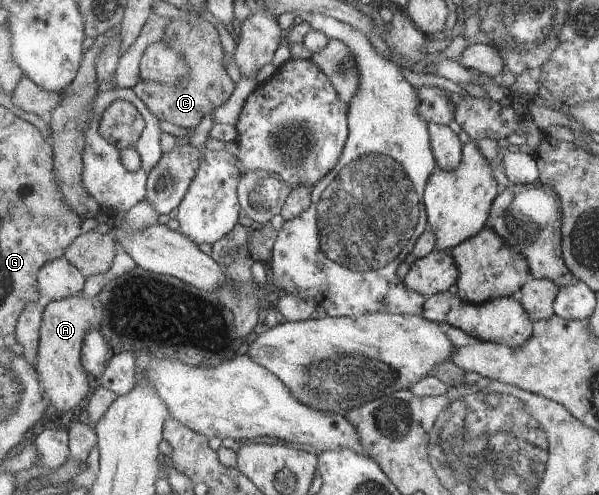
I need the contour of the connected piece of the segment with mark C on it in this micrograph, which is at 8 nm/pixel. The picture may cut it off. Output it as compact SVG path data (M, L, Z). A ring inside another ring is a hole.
M171 18L171 25L167 28L164 39L168 39L170 44L175 44L185 52L185 58L191 62L192 76L188 82L174 82L173 85L141 80L133 91L160 120L189 128L191 131L210 110L215 110L230 100L236 90L236 82L230 78L222 62L225 54L220 42L220 32L204 18L194 23L183 18Z

